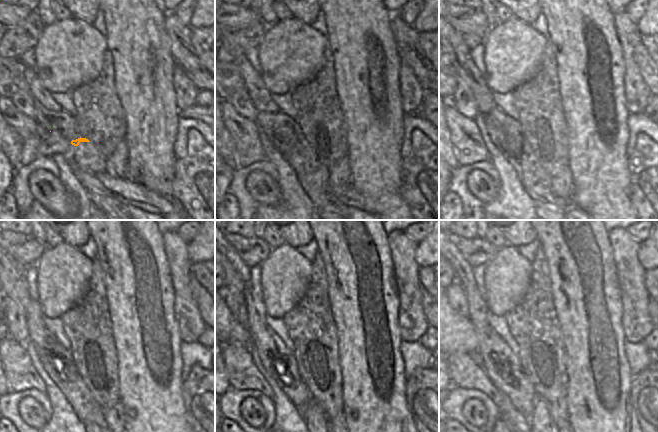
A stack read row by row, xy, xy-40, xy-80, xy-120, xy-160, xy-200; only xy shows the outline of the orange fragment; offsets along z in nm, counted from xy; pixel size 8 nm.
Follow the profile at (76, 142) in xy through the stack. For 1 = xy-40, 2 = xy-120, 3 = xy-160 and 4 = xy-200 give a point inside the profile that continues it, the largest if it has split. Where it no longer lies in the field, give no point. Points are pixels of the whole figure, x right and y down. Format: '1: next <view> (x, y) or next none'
1: next xy-40 (286, 138)
2: next xy-120 (53, 362)
3: next xy-160 (261, 335)
4: next xy-200 (486, 336)

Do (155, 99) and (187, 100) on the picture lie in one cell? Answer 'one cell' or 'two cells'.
two cells

